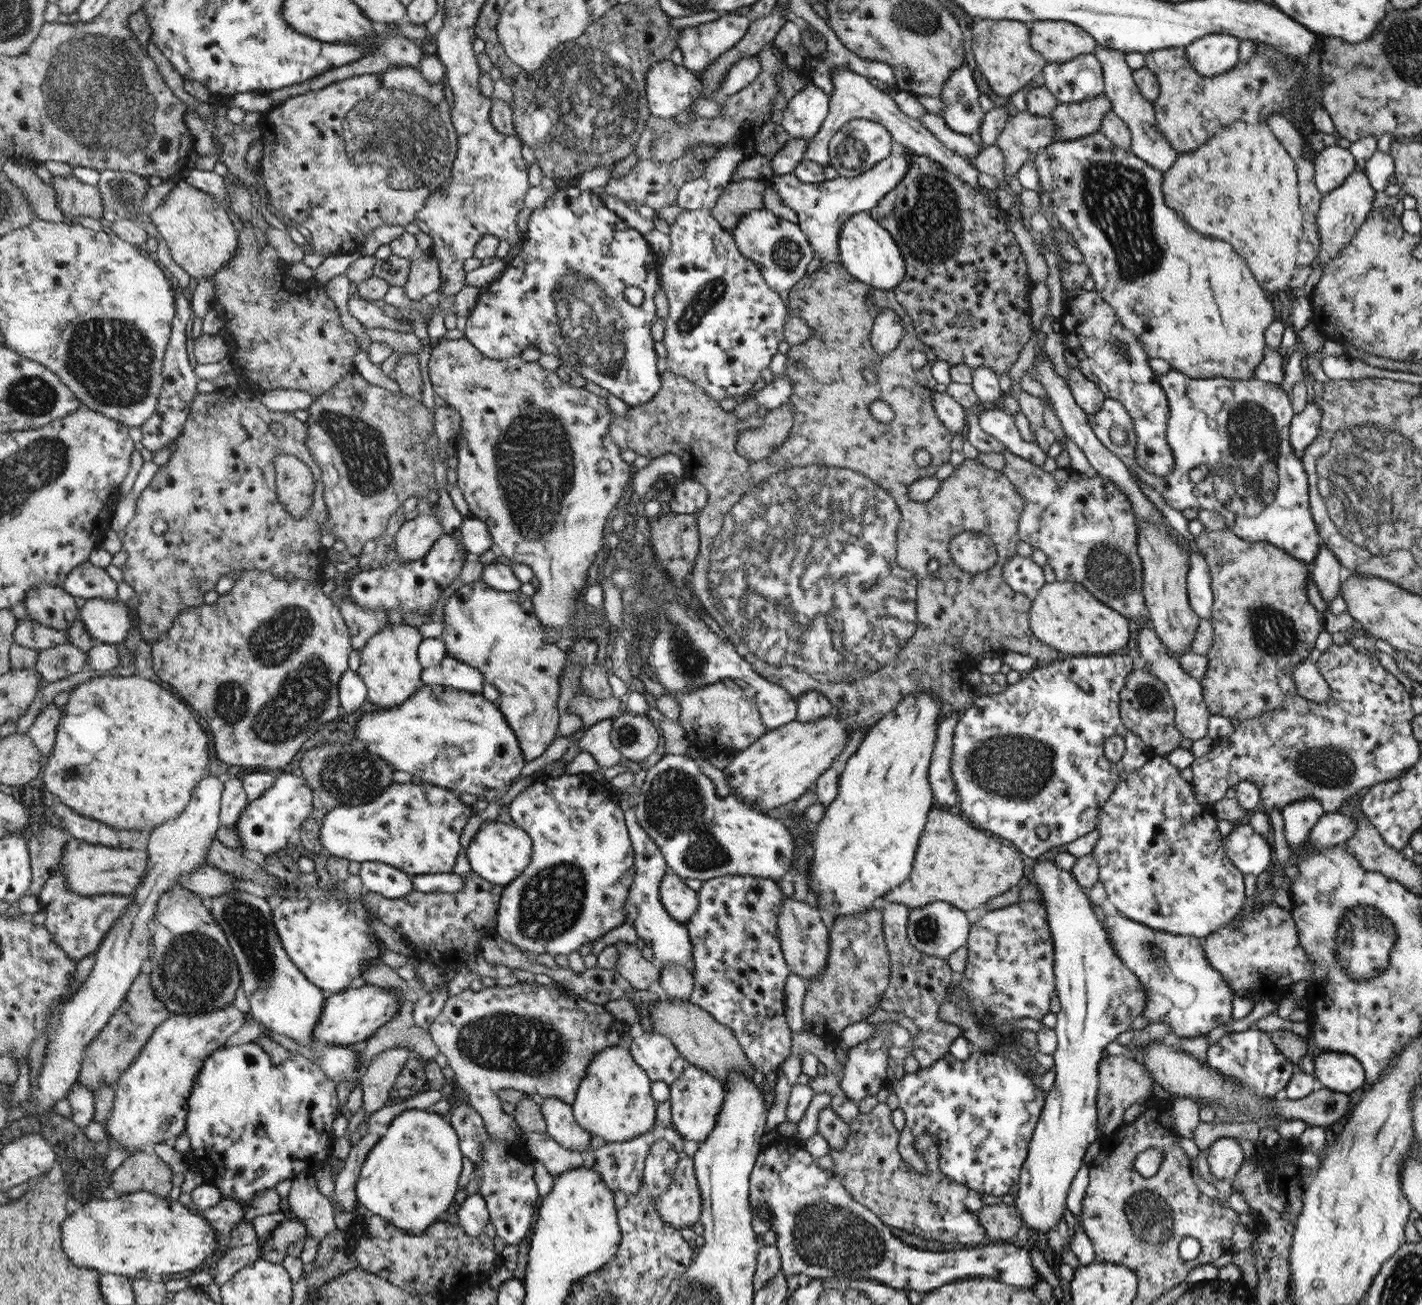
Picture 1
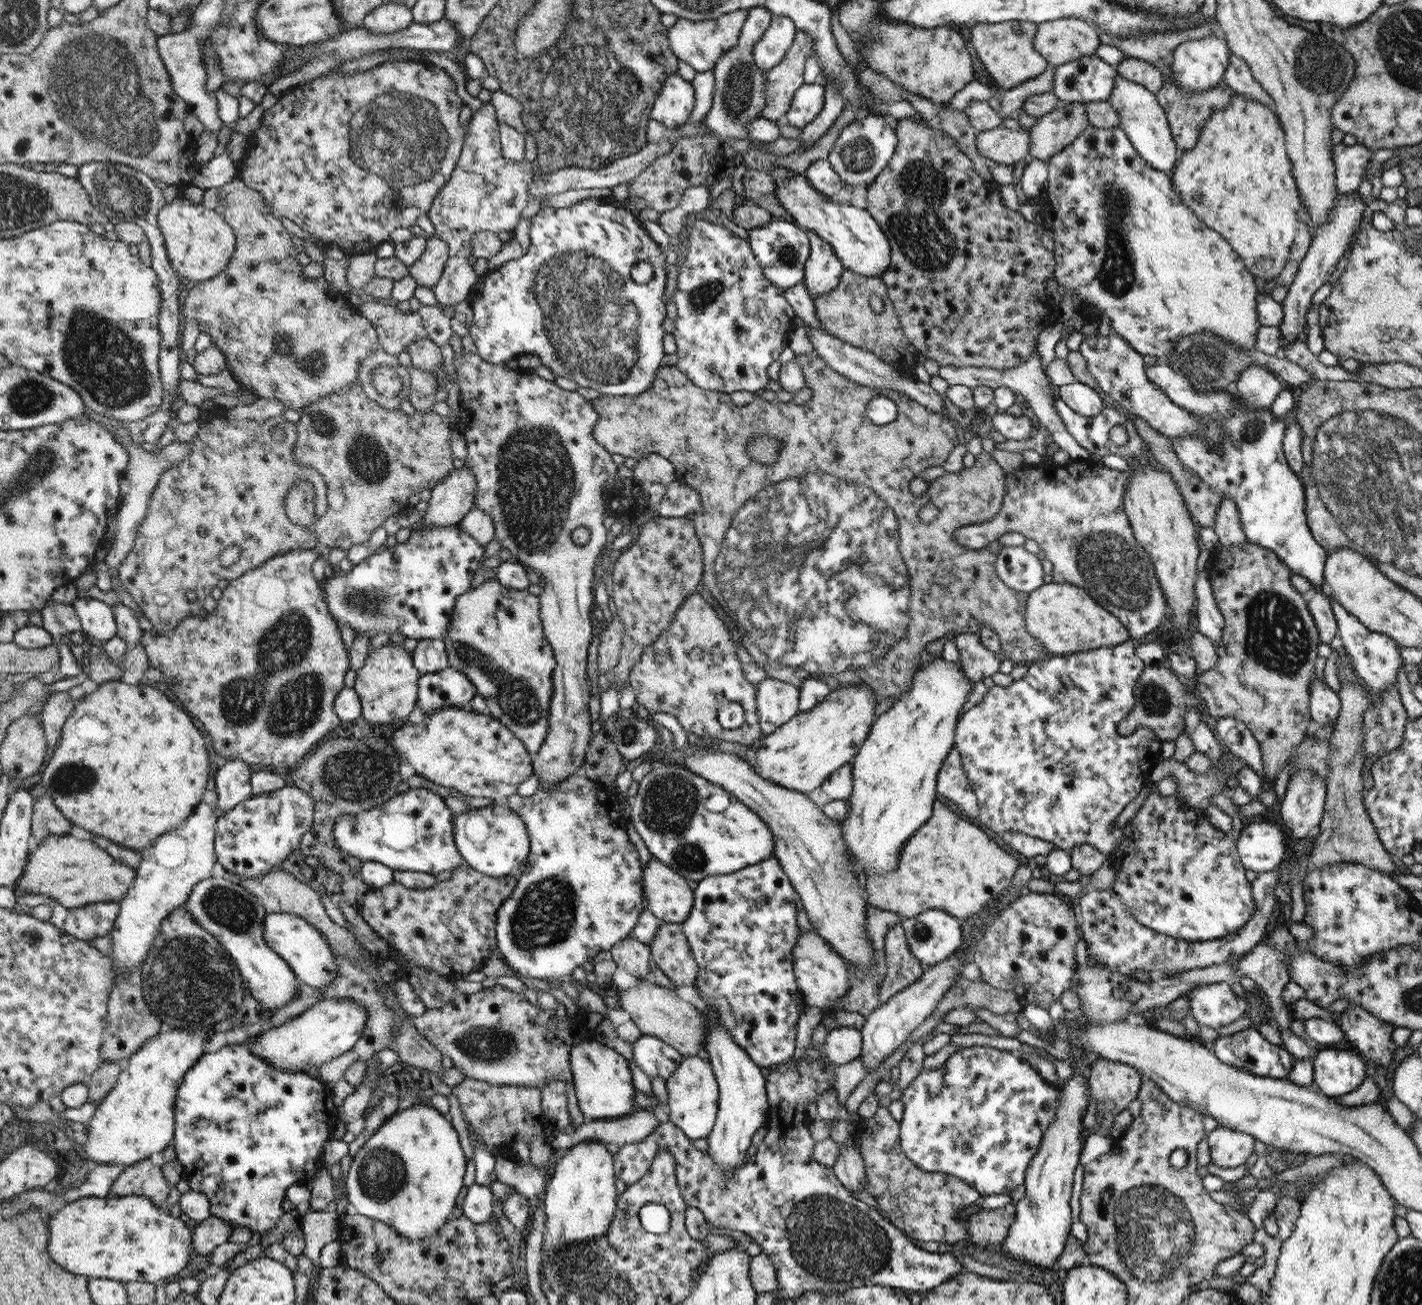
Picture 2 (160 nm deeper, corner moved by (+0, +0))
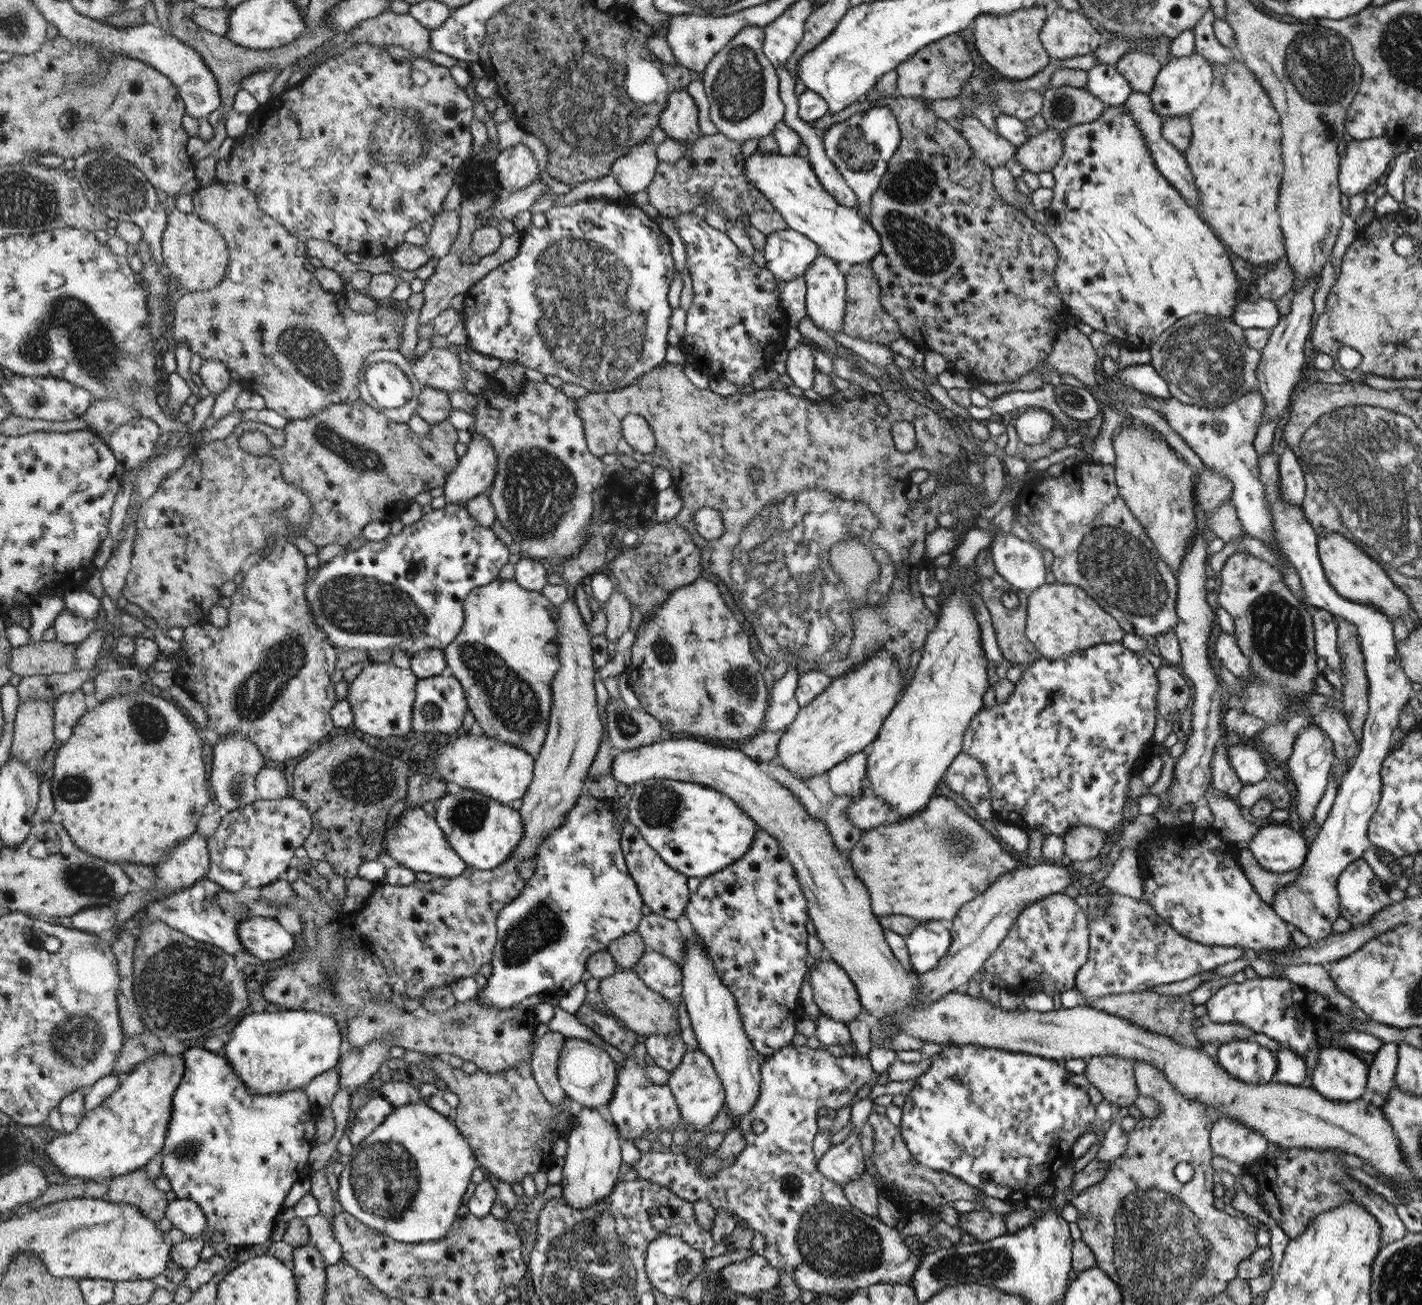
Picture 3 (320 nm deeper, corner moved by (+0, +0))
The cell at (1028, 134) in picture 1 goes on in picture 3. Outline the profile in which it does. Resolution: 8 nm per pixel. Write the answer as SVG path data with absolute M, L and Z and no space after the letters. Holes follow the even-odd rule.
M966 118L951 123L964 135L974 154L993 169L1004 166L1005 162L1016 154L1016 146L998 132L988 130L976 118Z

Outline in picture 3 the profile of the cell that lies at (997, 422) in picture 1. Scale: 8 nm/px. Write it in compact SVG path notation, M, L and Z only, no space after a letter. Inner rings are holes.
M1029 408L1018 417L1014 426L1021 444L1032 445L1048 440L1058 424L1048 411Z

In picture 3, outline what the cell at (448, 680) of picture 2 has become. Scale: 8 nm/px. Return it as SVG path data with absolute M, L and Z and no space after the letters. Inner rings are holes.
M449 673L418 680L418 695L414 703L414 719L411 729L415 732L440 732L455 735L461 731L464 718L469 711L466 693L460 681Z

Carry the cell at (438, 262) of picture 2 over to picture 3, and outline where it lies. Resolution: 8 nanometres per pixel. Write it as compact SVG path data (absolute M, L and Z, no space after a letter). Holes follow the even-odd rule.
M459 209L446 210L442 214L436 215L432 221L433 228L427 236L426 248L429 260L436 258L440 260L442 256L450 253L450 249L457 239L460 228Z

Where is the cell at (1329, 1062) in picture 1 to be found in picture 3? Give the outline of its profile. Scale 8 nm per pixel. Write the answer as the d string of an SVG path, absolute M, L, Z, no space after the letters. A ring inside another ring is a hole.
M1324 1046L1317 1057L1310 1084L1324 1098L1352 1102L1365 1096L1369 1066L1350 1050Z

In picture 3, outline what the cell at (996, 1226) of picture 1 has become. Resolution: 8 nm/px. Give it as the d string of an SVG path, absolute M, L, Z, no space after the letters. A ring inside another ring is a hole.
M1014 1204L1014 1209L1013 1211L1011 1211L1010 1213L1006 1213L1006 1215L994 1215L991 1214L988 1211L971 1211L968 1213L960 1213L958 1216L958 1225L959 1228L961 1228L961 1230L966 1230L966 1233L968 1233L969 1235L973 1236L974 1239L976 1239L976 1241L982 1241L982 1242L988 1242L988 1241L994 1241L996 1238L998 1238L998 1236L1003 1236L1007 1234L1006 1231L1006 1224L1004 1223L1006 1220L1006 1217L1011 1214L1012 1212L1018 1212L1020 1210L1024 1210L1026 1209L1026 1207L1024 1206L1024 1204Z

